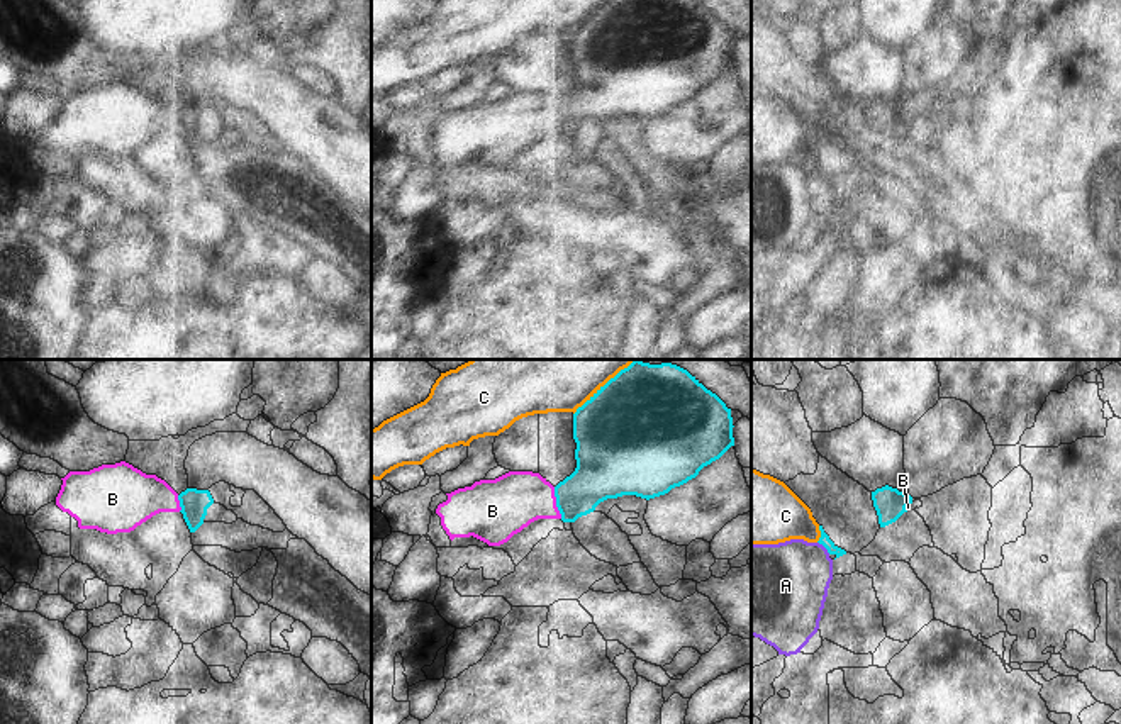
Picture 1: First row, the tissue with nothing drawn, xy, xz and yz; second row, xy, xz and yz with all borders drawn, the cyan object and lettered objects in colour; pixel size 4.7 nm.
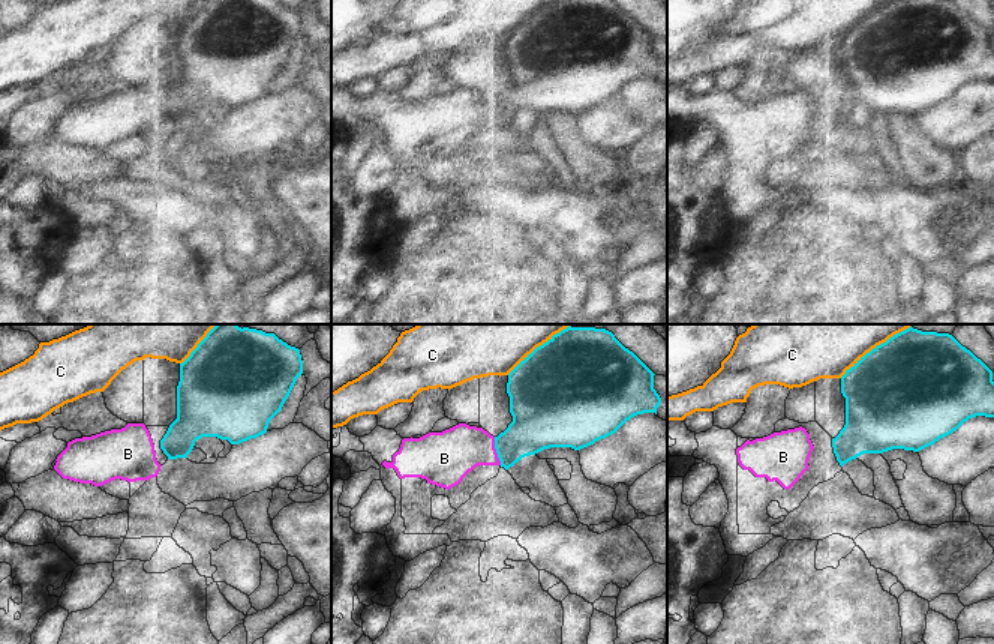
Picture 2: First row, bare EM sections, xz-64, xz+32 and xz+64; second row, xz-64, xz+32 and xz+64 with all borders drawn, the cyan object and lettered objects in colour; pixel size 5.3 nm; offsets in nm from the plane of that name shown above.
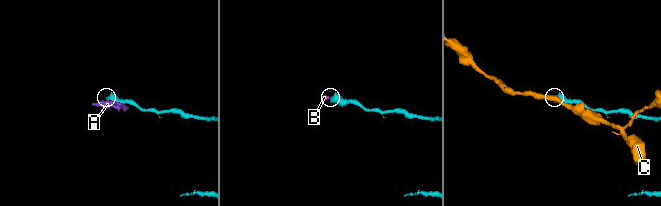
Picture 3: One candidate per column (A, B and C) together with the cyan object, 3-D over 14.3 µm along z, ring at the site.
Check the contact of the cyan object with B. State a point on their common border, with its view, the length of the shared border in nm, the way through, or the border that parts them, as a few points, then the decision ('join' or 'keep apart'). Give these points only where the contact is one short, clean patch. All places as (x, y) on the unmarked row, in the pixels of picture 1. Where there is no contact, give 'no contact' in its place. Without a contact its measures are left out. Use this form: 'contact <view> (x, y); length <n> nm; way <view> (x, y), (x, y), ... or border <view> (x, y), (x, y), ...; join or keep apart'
contact xz (557, 122); length 160 nm; join

